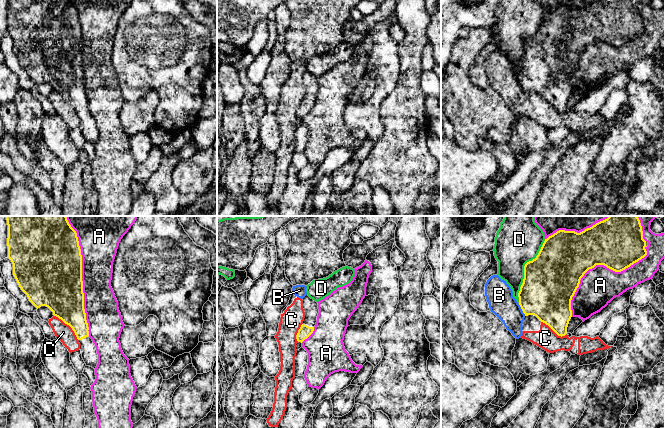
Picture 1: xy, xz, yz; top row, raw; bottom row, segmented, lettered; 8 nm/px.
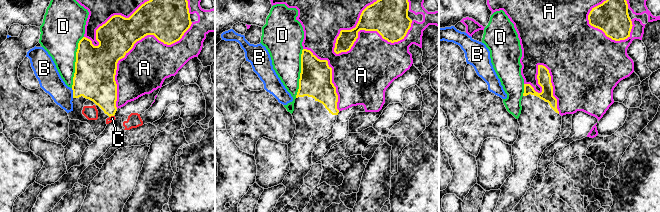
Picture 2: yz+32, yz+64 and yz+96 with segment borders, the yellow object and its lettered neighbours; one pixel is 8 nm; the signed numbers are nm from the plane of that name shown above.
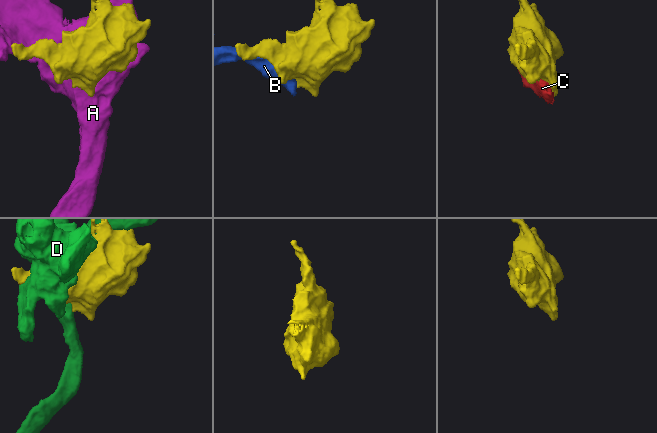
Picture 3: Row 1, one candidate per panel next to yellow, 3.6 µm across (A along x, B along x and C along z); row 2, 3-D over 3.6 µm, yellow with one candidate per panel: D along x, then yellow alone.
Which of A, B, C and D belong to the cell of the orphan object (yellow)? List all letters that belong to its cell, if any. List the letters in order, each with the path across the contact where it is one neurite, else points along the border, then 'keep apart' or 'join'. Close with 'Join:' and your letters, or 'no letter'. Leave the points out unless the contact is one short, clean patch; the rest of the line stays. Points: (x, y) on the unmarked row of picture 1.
A: keep apart
B: border along yz (518, 80), (525, 91); keep apart
C: border along xy (54, 91), (71, 104), (78, 116); keep apart
D: keep apart
Join: no letter

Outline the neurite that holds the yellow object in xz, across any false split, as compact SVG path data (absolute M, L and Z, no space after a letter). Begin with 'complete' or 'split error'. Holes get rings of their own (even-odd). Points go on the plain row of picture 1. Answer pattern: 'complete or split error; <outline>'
split error; M308 71L303 74L303 85L305 94L296 111L297 117L301 119L313 109L319 89L318 79Z

